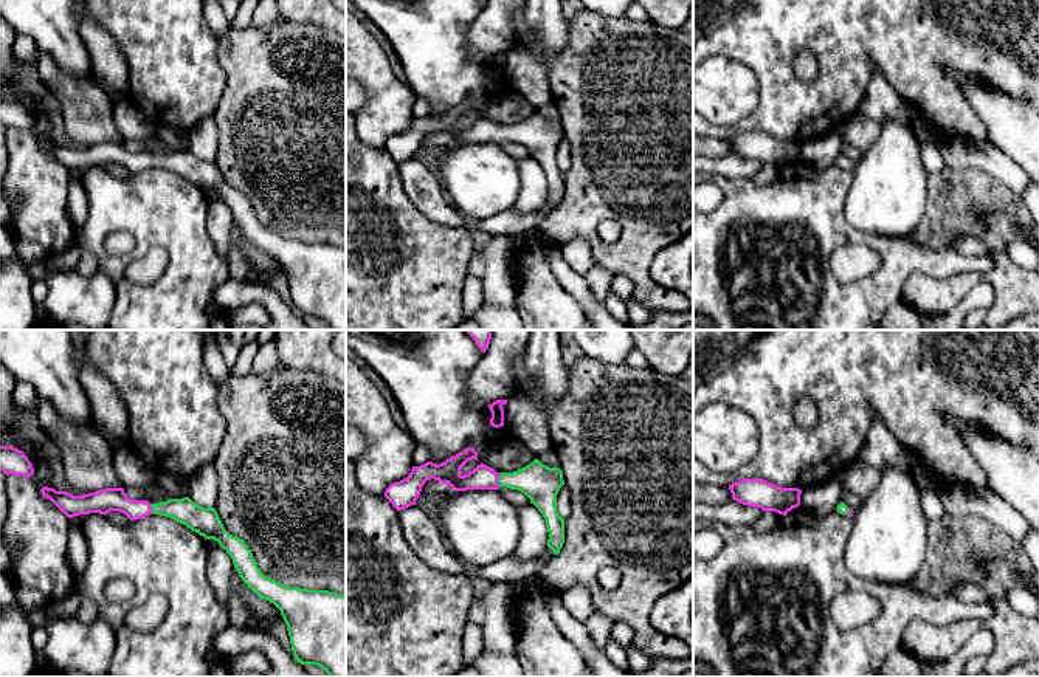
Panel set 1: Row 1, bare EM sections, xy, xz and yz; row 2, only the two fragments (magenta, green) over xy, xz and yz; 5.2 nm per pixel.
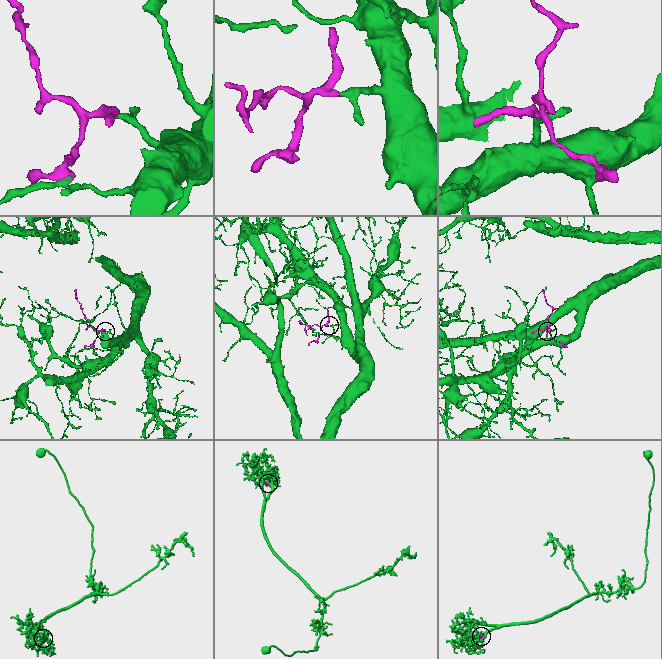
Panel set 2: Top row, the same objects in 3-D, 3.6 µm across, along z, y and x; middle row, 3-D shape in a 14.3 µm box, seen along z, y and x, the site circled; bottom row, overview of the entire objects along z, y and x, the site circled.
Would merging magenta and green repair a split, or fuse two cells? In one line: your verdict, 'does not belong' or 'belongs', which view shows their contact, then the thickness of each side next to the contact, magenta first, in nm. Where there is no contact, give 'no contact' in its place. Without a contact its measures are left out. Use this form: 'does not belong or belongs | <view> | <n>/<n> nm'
belongs | xz | 130/190 nm

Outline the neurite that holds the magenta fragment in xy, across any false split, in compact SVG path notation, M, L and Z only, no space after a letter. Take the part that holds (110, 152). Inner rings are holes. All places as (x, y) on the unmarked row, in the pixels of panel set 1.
M48 139L40 144L70 172L119 164L136 174L154 166L186 178L205 192L217 194L231 209L242 234L281 263L298 316L316 318L330 330L346 330L346 248L288 240L265 229L245 194L225 183L216 161L203 161L189 150L150 158L147 153L129 152L124 141L105 141L84 149Z

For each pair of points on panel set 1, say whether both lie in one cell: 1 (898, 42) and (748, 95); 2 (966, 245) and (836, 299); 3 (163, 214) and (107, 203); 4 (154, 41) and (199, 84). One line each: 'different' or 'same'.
1: different
2: different
3: same
4: same

